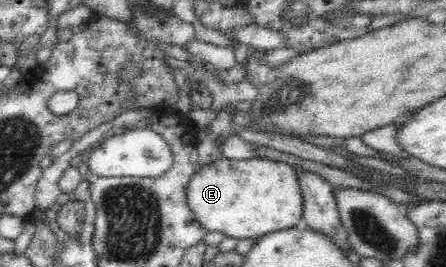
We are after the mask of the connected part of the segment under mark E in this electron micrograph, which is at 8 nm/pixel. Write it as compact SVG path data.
M225 157L220 160L198 164L188 186L186 186L186 204L195 220L206 231L221 232L228 238L257 239L275 230L289 229L300 226L303 213L303 198L300 185L296 183L296 173L292 165L285 162L274 162L258 158L233 160Z

